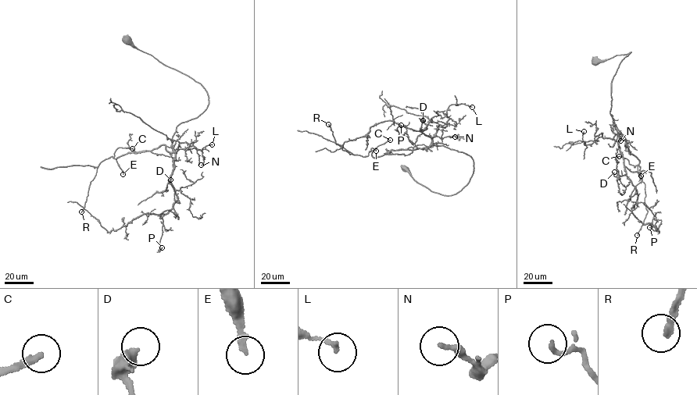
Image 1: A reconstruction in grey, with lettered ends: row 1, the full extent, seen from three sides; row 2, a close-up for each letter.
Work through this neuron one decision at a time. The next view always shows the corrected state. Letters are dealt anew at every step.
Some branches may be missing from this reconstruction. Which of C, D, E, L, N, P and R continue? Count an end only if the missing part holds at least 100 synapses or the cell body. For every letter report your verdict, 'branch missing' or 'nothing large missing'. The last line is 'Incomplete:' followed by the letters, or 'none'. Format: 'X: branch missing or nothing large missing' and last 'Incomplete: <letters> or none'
C: branch missing
D: nothing large missing
E: branch missing
L: nothing large missing
N: nothing large missing
P: nothing large missing
R: branch missing
Incomplete: C, E, R

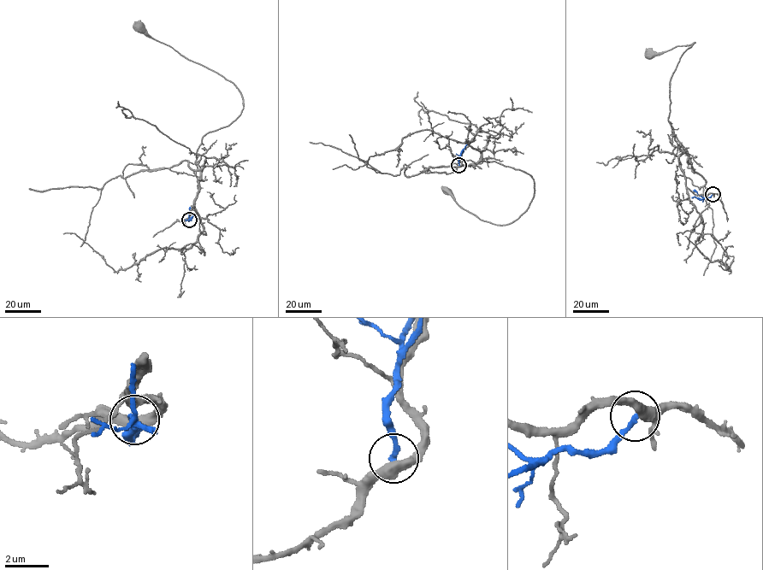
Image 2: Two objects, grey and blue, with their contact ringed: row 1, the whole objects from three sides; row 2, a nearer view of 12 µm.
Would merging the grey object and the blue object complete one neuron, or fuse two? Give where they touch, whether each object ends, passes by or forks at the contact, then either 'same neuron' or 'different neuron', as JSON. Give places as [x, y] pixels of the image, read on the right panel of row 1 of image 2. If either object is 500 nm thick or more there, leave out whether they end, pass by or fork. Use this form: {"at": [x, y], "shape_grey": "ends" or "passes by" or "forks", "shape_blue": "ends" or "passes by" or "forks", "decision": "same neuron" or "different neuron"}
{"at": [712, 194], "shape_grey": "passes by", "shape_blue": "ends", "decision": "different neuron"}

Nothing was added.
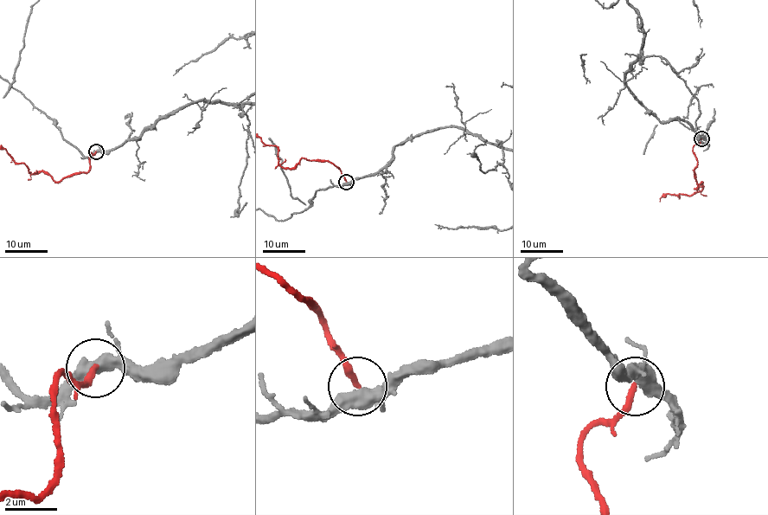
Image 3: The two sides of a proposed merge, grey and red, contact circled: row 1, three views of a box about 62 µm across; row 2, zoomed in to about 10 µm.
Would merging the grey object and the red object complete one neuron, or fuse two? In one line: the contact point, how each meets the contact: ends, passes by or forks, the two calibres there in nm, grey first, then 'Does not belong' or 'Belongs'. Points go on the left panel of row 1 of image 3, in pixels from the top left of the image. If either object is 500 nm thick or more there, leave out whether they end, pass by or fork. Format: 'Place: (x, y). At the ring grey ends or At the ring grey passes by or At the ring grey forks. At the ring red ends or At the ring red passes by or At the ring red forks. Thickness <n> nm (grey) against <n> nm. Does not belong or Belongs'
Place: (96, 151). At the ring grey forks. At the ring red ends. Thickness 420 nm (grey) against 240 nm. Belongs

